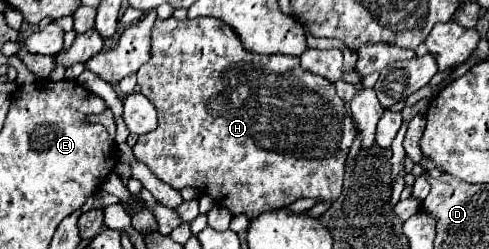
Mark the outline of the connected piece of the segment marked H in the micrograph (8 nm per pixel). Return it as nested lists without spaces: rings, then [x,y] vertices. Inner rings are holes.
[[[208,16],[208,18],[194,18],[194,20],[182,20],[182,22],[178,22],[176,18],[156,20],[156,28],[152,32],[152,58],[148,64],[144,64],[138,70],[138,84],[142,86],[142,94],[146,98],[150,98],[158,110],[158,128],[148,134],[142,134],[138,138],[138,142],[134,144],[134,156],[140,162],[144,162],[158,180],[170,184],[174,190],[182,190],[184,186],[194,186],[200,192],[214,198],[214,202],[227,208],[234,216],[246,214],[248,218],[256,218],[268,210],[284,208],[300,198],[312,198],[316,202],[330,202],[330,204],[334,204],[340,198],[344,160],[348,156],[350,144],[356,138],[356,128],[348,114],[346,104],[336,94],[334,82],[328,82],[320,76],[310,74],[310,72],[306,72],[306,82],[304,82],[304,70],[300,68],[298,56],[282,56],[282,54],[260,56],[260,54],[248,52],[242,46],[242,40],[238,38],[238,34],[220,18]]]

